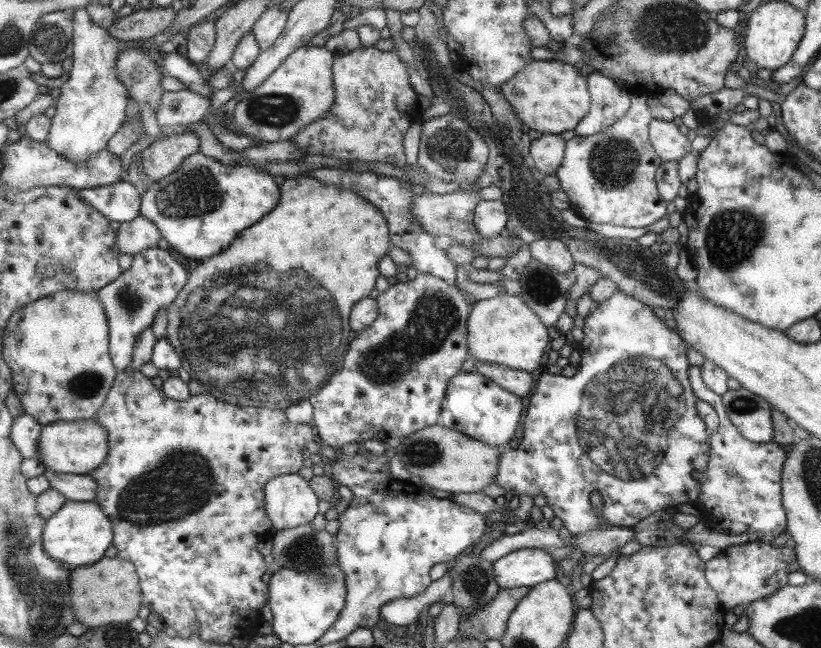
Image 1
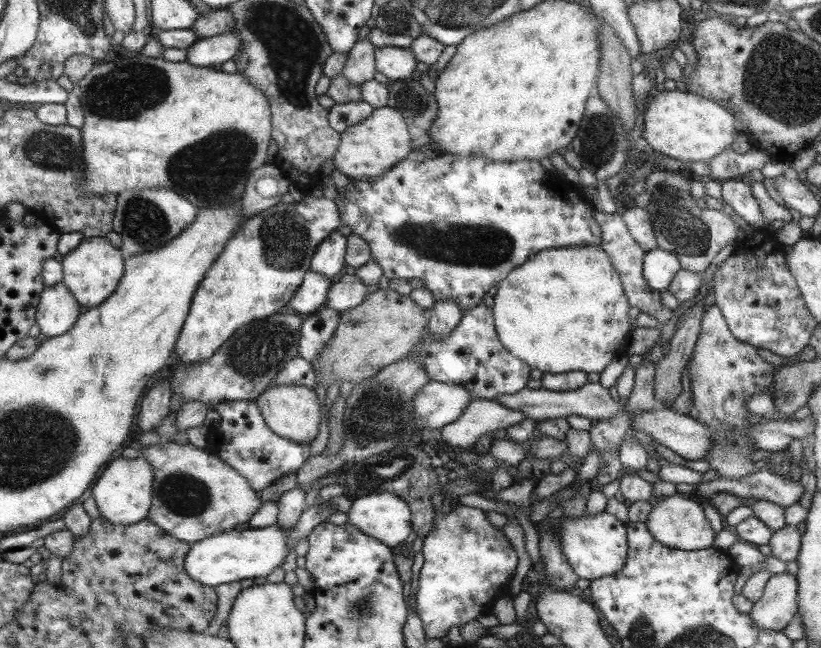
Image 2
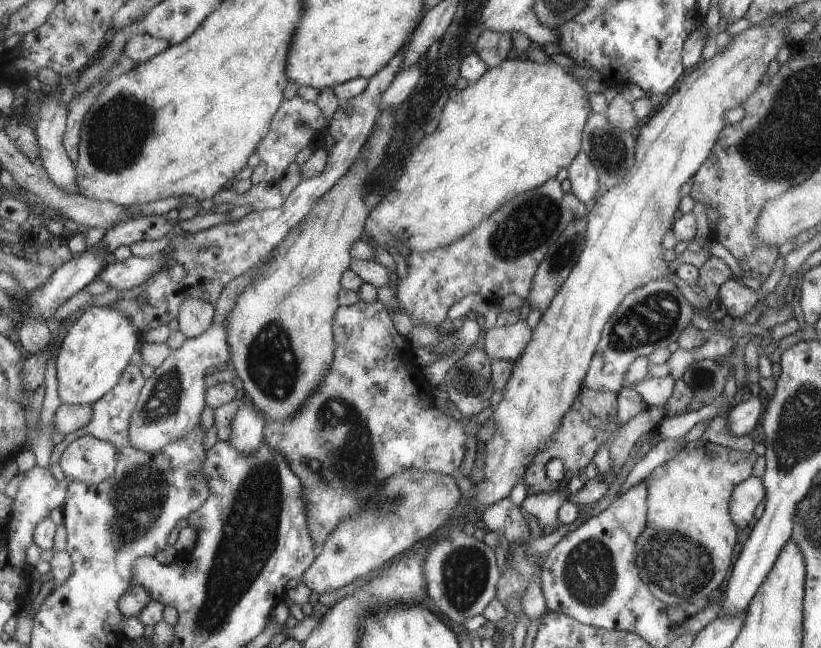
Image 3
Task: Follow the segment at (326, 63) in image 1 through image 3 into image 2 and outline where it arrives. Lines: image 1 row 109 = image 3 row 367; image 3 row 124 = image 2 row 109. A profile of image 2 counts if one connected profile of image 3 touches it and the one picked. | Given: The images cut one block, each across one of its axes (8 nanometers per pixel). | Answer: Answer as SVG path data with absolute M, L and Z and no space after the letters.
M383 106L373 109L370 116L340 132L340 146L333 156L334 170L348 179L373 180L405 159L411 151L411 140L407 133L406 120L395 109Z

